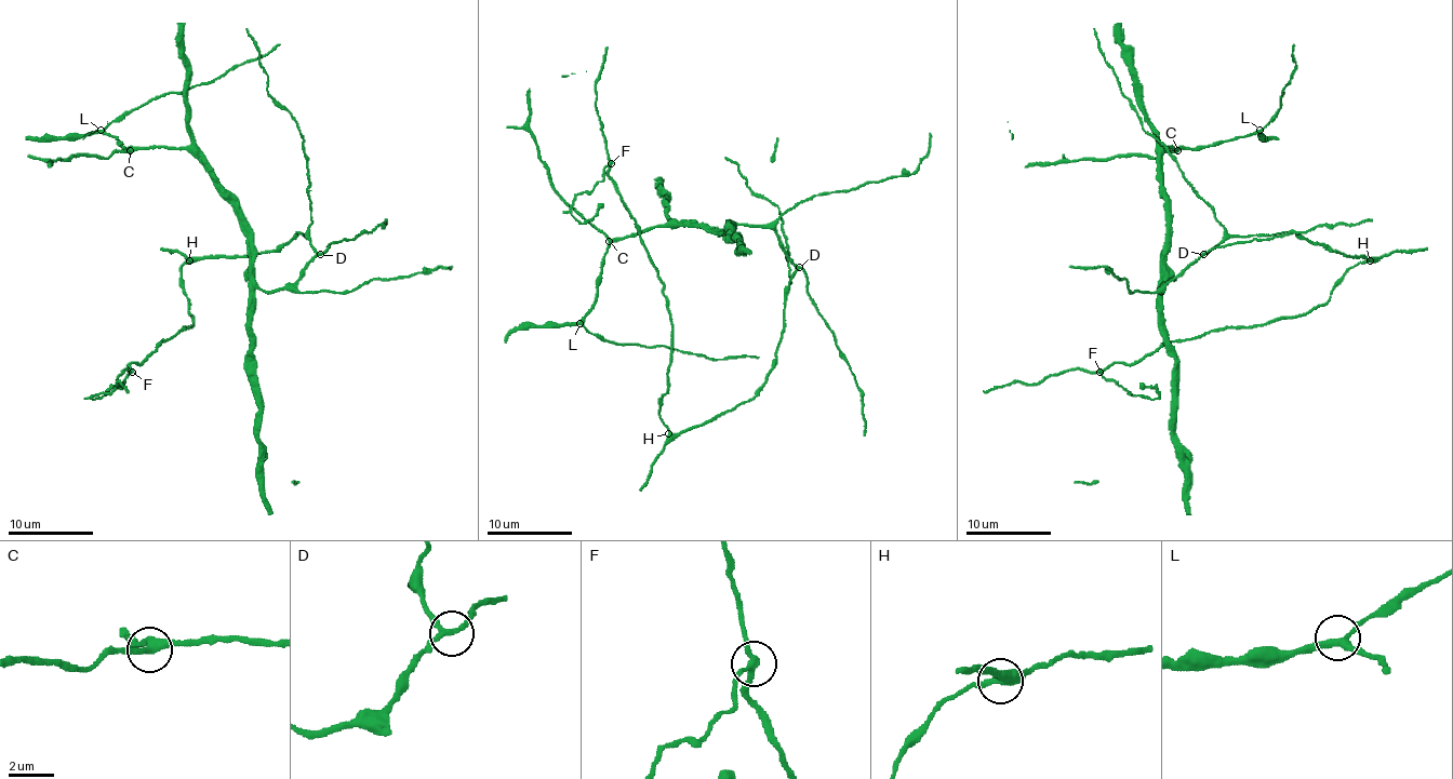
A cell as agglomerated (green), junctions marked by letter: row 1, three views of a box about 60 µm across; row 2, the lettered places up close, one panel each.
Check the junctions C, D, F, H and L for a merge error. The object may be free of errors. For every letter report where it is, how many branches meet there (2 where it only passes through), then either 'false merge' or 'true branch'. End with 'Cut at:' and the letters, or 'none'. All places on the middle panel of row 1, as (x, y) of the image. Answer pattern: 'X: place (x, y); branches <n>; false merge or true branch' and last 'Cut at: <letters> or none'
C: place (609, 241); branches 3; true branch
D: place (799, 267); branches 3; true branch
F: place (611, 163); branches 3; false merge
H: place (668, 433); branches 3; true branch
L: place (580, 323); branches 3; true branch
Cut at: F

